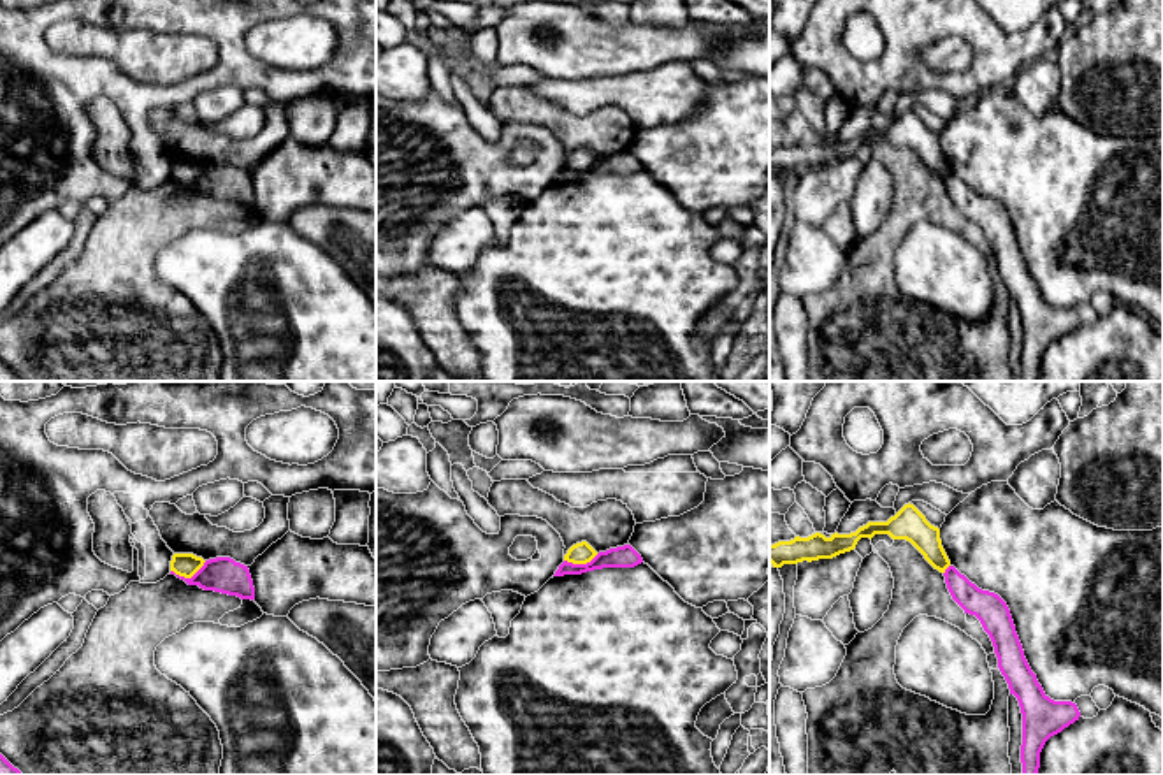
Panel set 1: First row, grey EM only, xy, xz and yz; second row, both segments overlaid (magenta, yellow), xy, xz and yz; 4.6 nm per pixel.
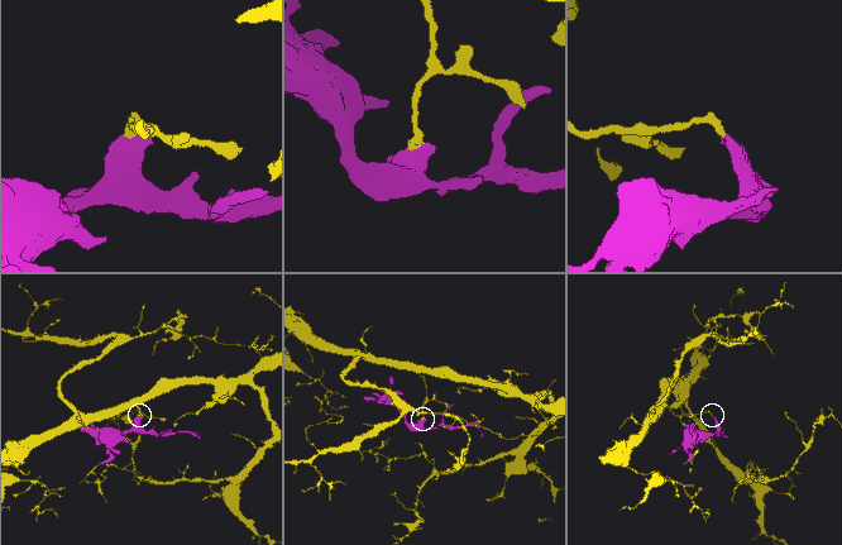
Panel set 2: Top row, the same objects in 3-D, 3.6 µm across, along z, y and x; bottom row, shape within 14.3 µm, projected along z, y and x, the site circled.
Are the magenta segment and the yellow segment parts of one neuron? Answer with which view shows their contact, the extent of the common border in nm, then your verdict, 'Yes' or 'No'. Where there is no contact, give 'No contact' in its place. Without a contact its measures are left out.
Touches magenta in xy. Shared border 180 nm. No

